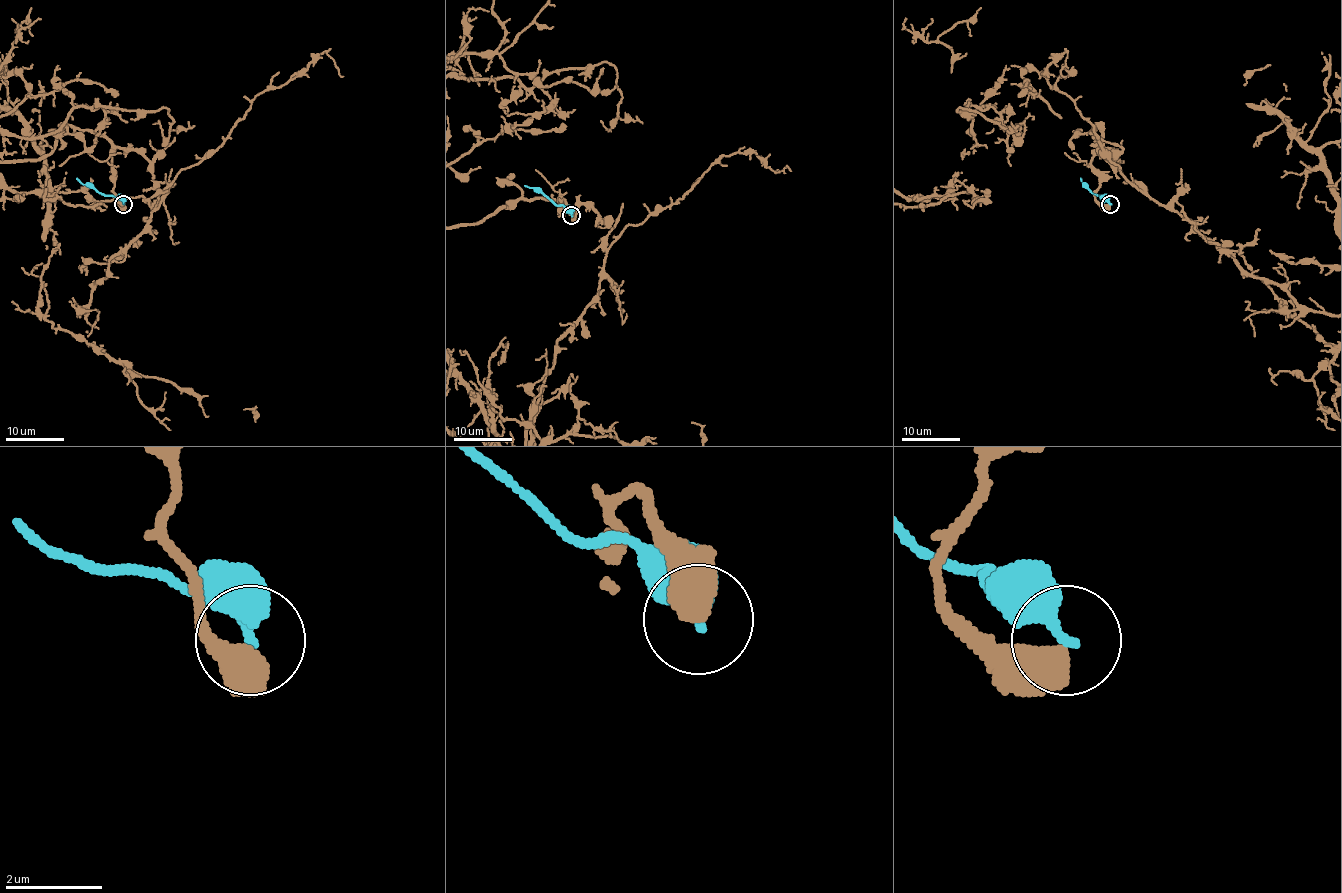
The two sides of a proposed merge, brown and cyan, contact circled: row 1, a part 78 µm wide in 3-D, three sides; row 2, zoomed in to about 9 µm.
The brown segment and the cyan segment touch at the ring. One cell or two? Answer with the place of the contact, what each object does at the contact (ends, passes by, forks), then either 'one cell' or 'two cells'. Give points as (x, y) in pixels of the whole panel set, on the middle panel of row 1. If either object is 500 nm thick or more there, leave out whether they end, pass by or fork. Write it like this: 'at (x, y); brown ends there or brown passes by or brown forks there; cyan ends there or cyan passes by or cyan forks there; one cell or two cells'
at (571, 215); two cells

